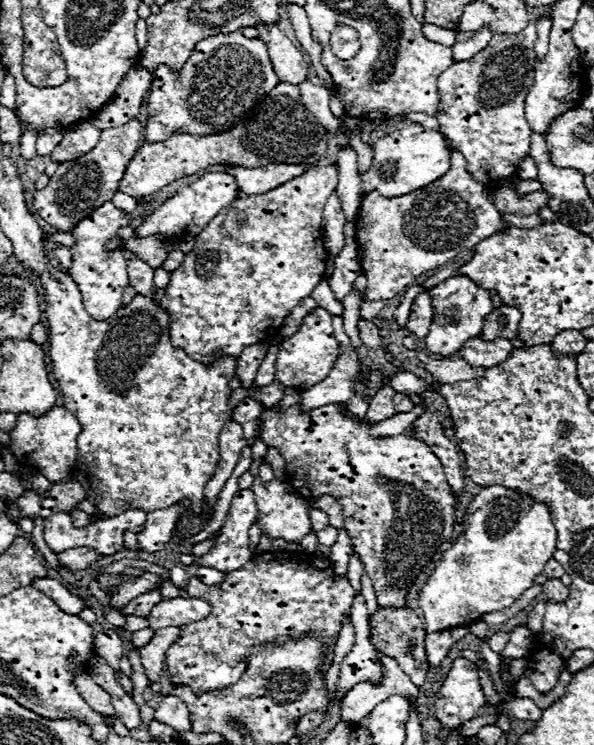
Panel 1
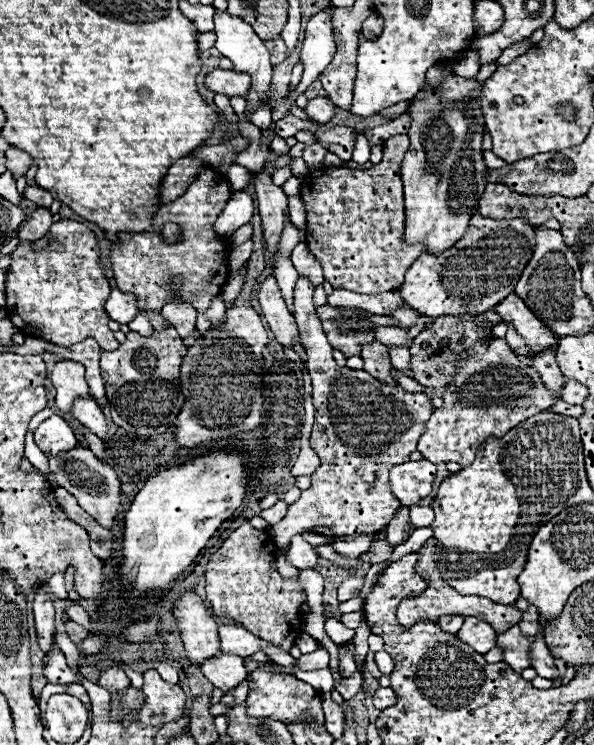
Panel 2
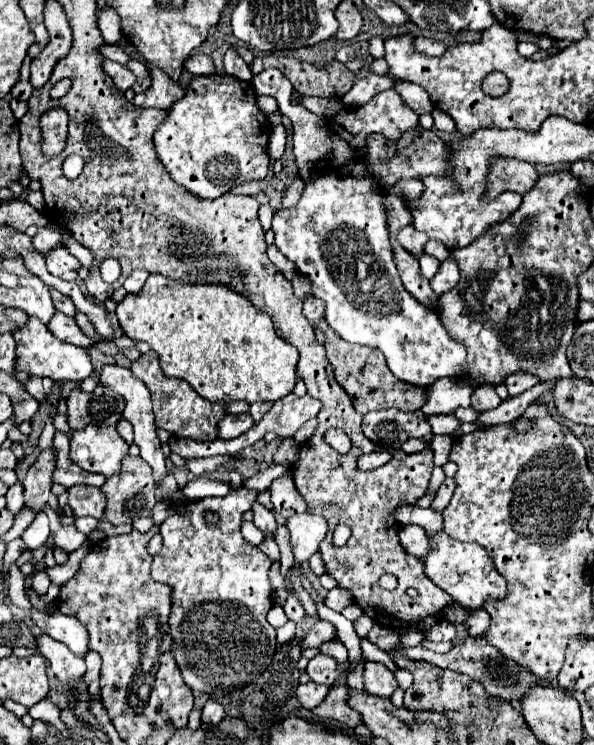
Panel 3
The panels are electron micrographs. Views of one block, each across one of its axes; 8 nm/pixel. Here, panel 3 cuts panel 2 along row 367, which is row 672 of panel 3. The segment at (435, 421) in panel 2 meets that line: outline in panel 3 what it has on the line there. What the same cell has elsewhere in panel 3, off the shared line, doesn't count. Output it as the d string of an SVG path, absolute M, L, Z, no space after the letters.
M468 638L464 644L454 646L448 654L436 654L436 652L426 650L422 646L402 648L400 652L412 660L432 662L432 664L436 664L440 668L448 668L448 670L454 670L454 672L460 672L460 674L468 674L470 678L482 682L484 688L486 688L486 692L490 696L496 696L500 700L506 700L506 702L510 702L518 710L520 710L520 698L524 696L524 692L528 690L528 686L542 682L538 676L534 676L526 668L518 666L512 660L506 660L494 646L490 646L486 642L486 638Z

